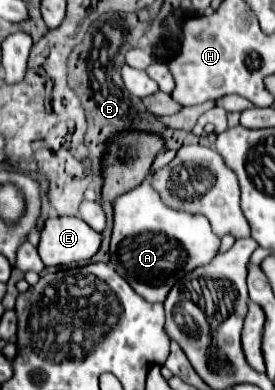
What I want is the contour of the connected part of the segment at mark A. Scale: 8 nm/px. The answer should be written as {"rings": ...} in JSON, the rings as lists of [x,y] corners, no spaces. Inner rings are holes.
{"rings":[[[149,179],[137,189],[113,201],[113,233],[109,257],[115,271],[149,303],[163,303],[169,289],[191,269],[205,265],[217,255],[219,237],[211,231],[203,215],[189,215],[169,209],[157,193],[153,193]]]}

